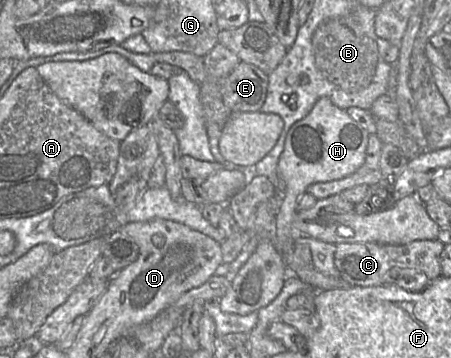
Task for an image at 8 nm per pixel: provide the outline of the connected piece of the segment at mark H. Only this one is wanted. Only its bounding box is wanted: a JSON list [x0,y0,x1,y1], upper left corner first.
[275,97,369,291]

